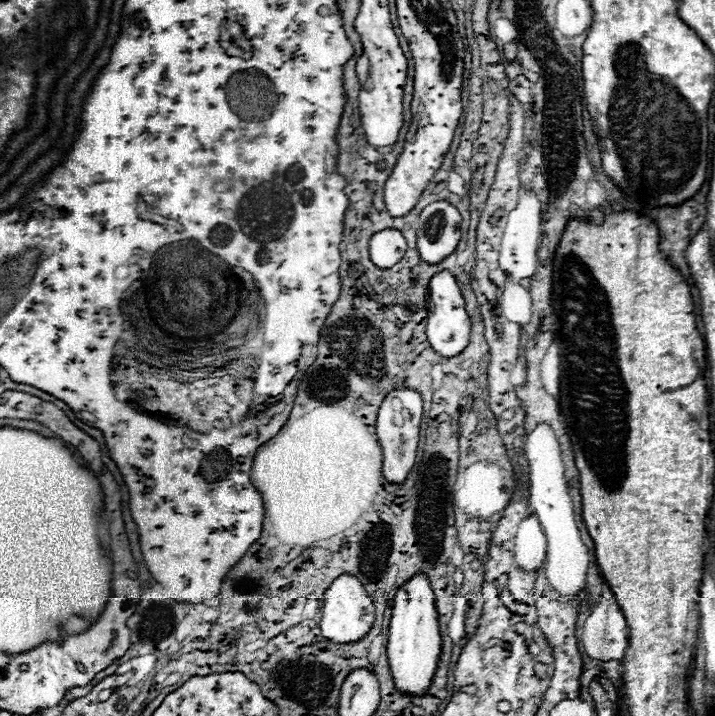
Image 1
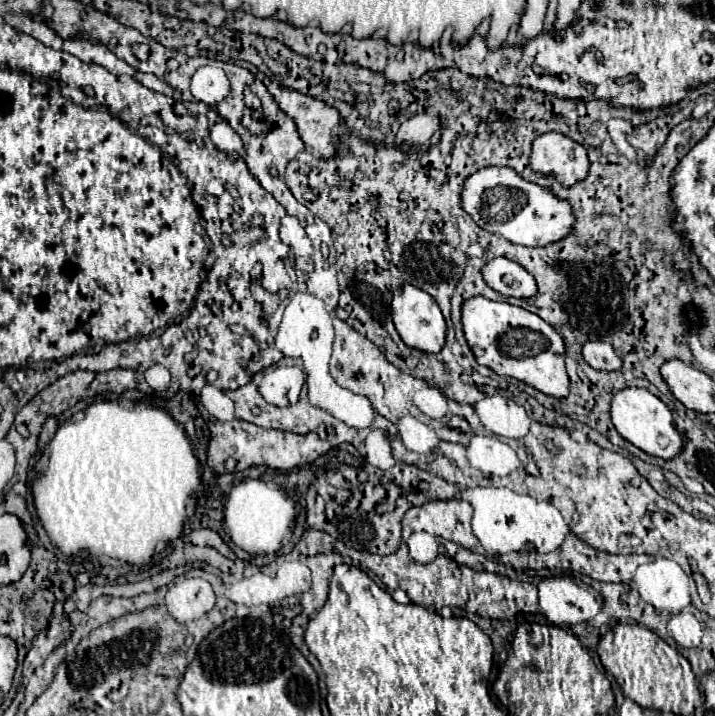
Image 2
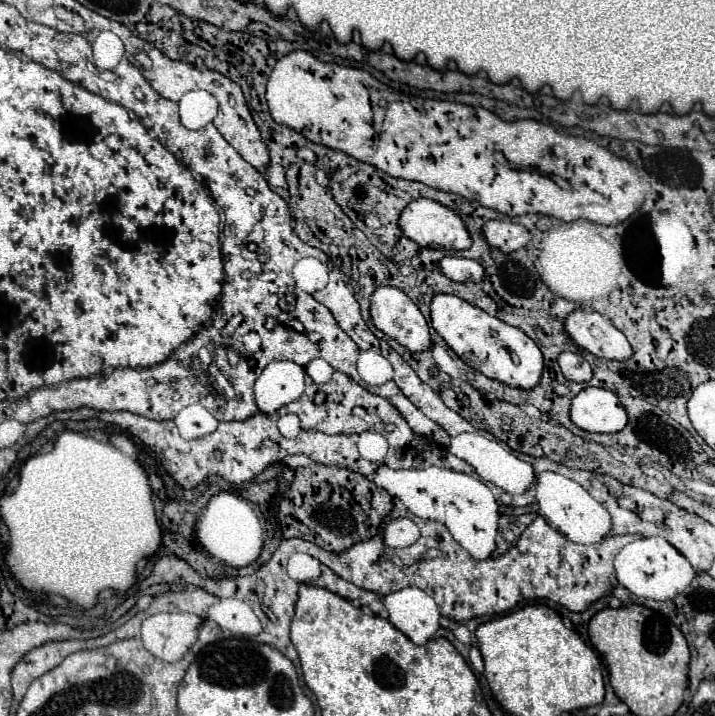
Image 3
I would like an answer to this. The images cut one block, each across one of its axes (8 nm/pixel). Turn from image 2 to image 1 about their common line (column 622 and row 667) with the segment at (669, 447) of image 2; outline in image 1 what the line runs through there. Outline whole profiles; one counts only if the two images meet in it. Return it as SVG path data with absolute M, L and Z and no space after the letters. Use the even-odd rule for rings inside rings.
M418 574L398 590L390 618L388 664L396 688L402 694L412 694L412 696L428 694L432 678L438 668L440 654L442 654L442 636L440 636L440 624L438 624L438 612L434 606L432 588L426 576Z

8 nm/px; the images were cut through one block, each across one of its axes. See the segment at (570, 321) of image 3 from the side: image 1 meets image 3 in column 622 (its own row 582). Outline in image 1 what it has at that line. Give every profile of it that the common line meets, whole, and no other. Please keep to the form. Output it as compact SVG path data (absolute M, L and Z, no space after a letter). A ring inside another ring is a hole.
M342 574L338 580L332 582L332 586L324 592L324 600L322 600L322 622L320 622L320 630L322 636L328 638L334 644L350 644L350 642L358 642L360 638L364 638L370 628L374 626L376 620L376 610L374 610L374 602L372 598L366 594L364 586L360 584L358 578L350 576L350 574Z

